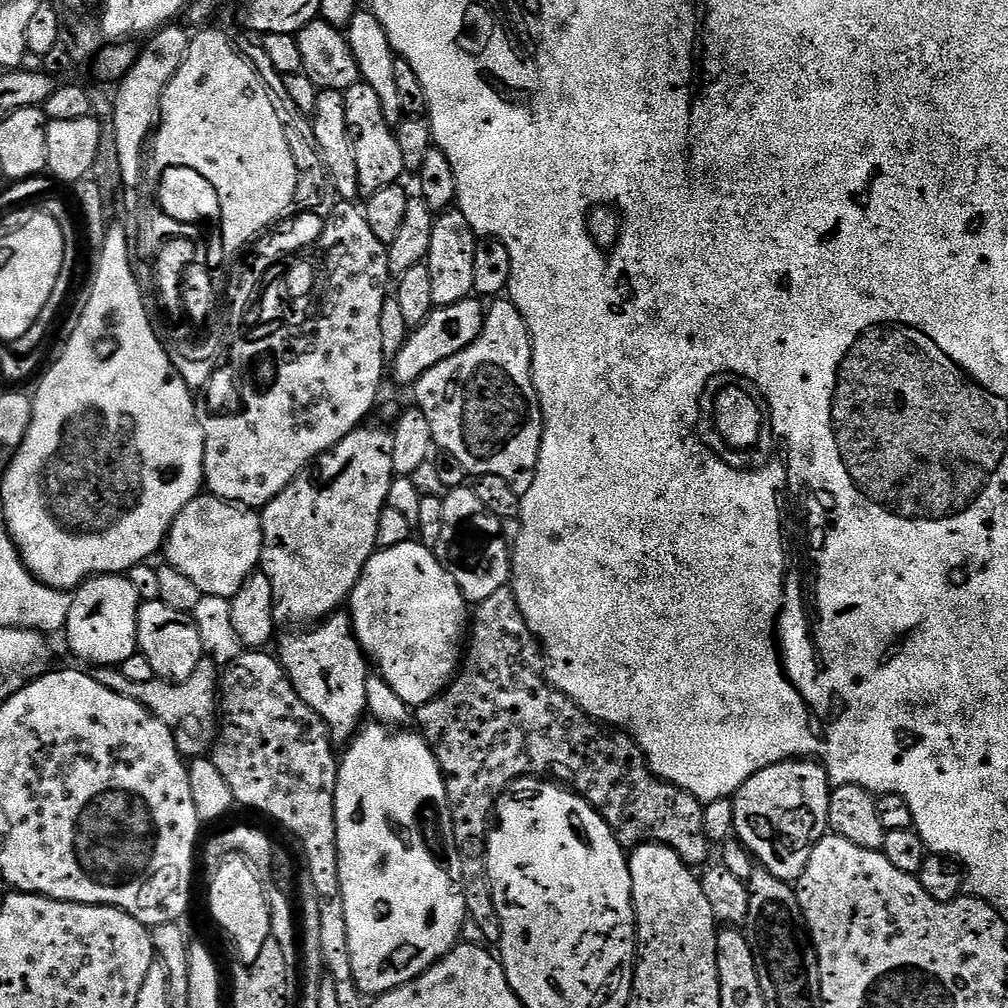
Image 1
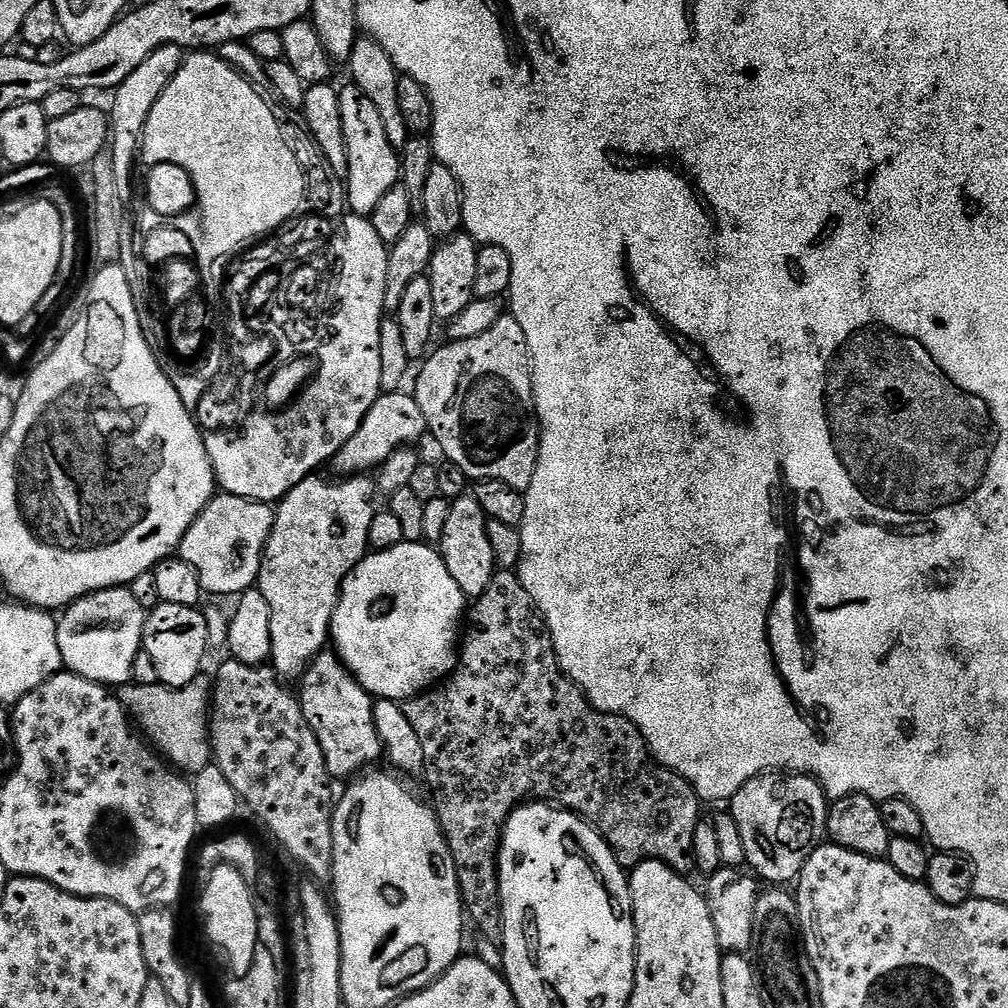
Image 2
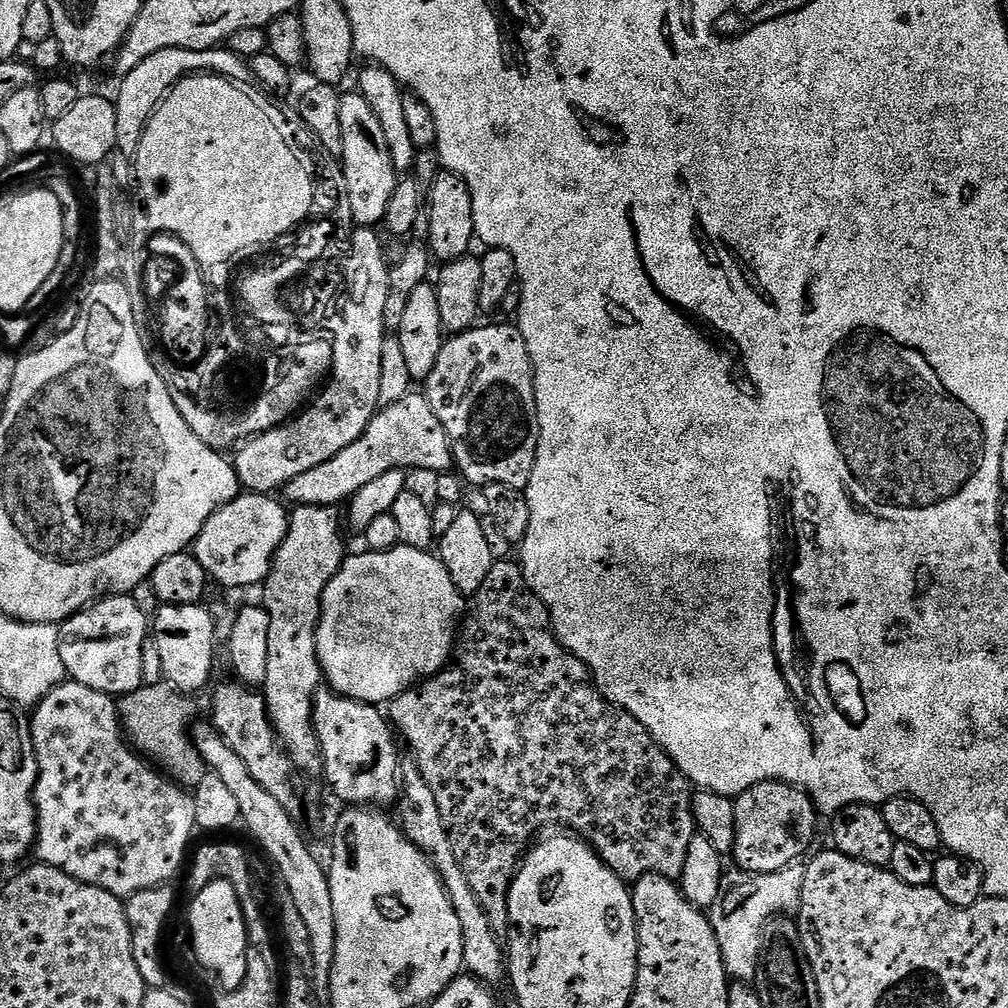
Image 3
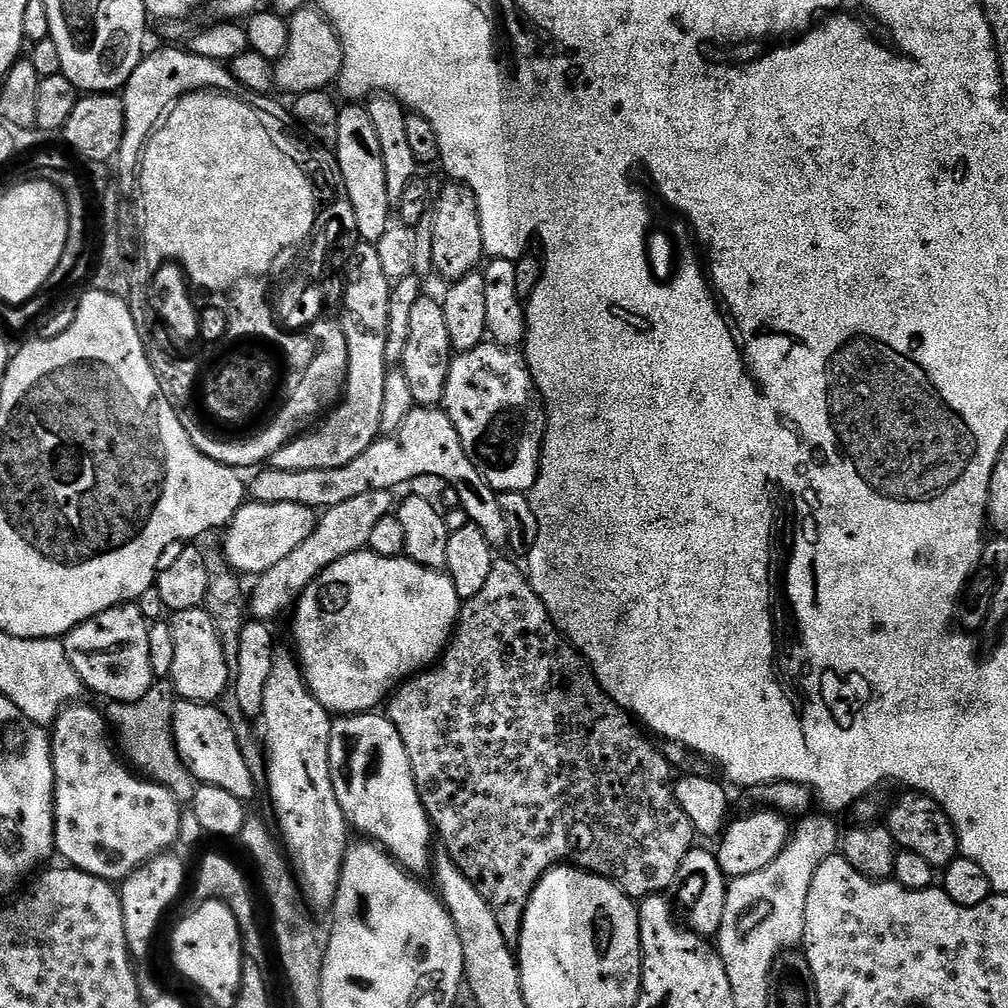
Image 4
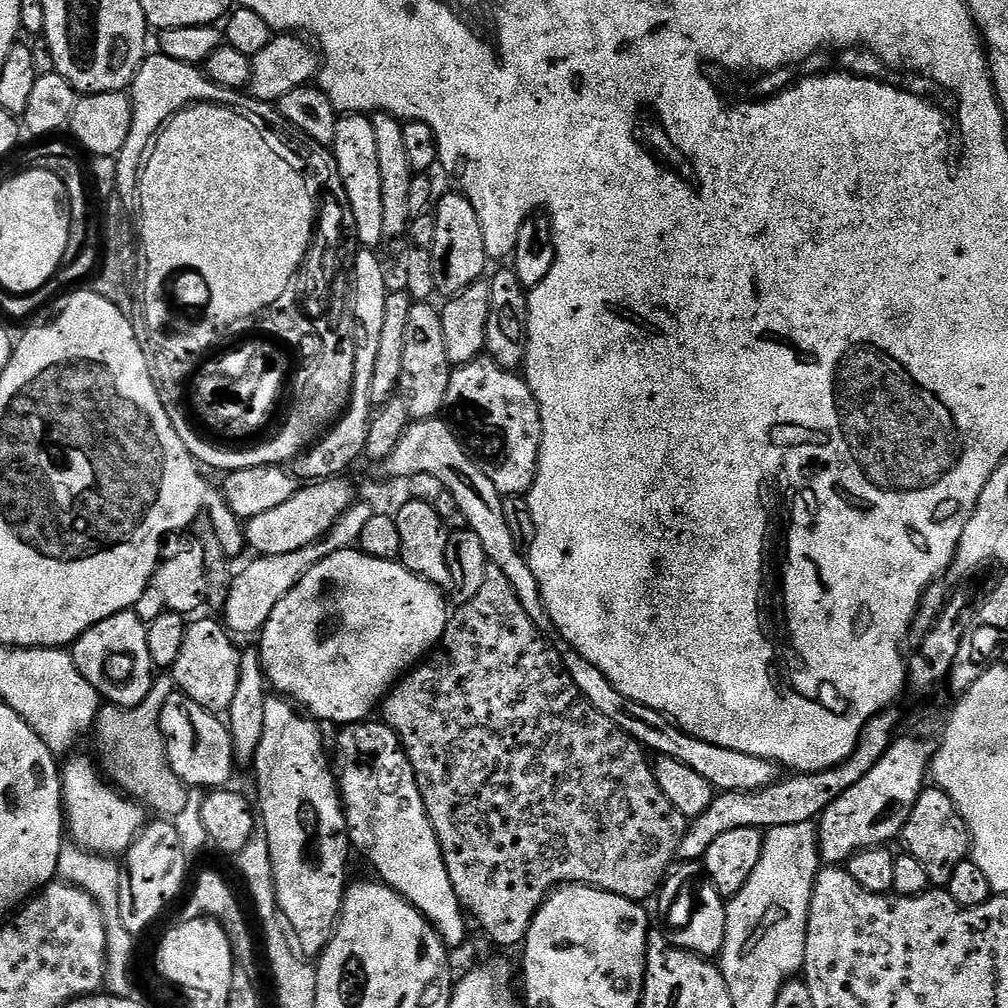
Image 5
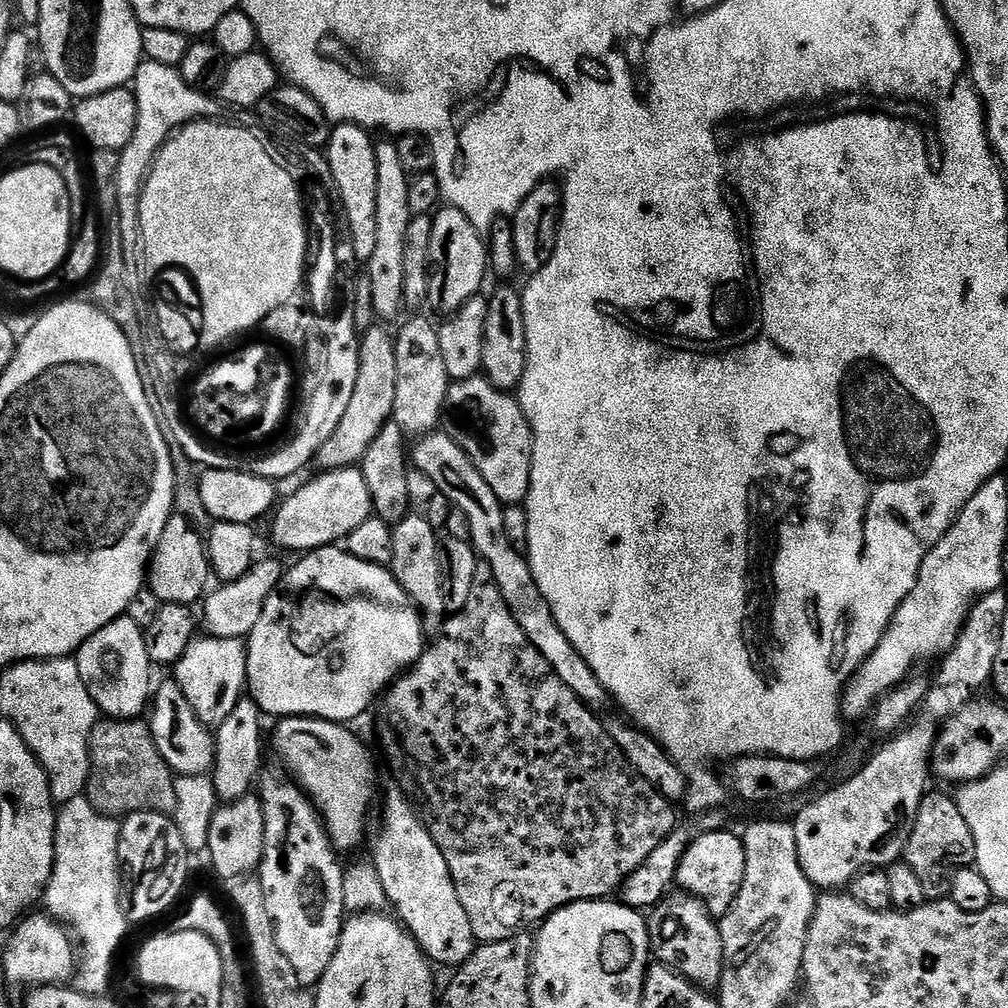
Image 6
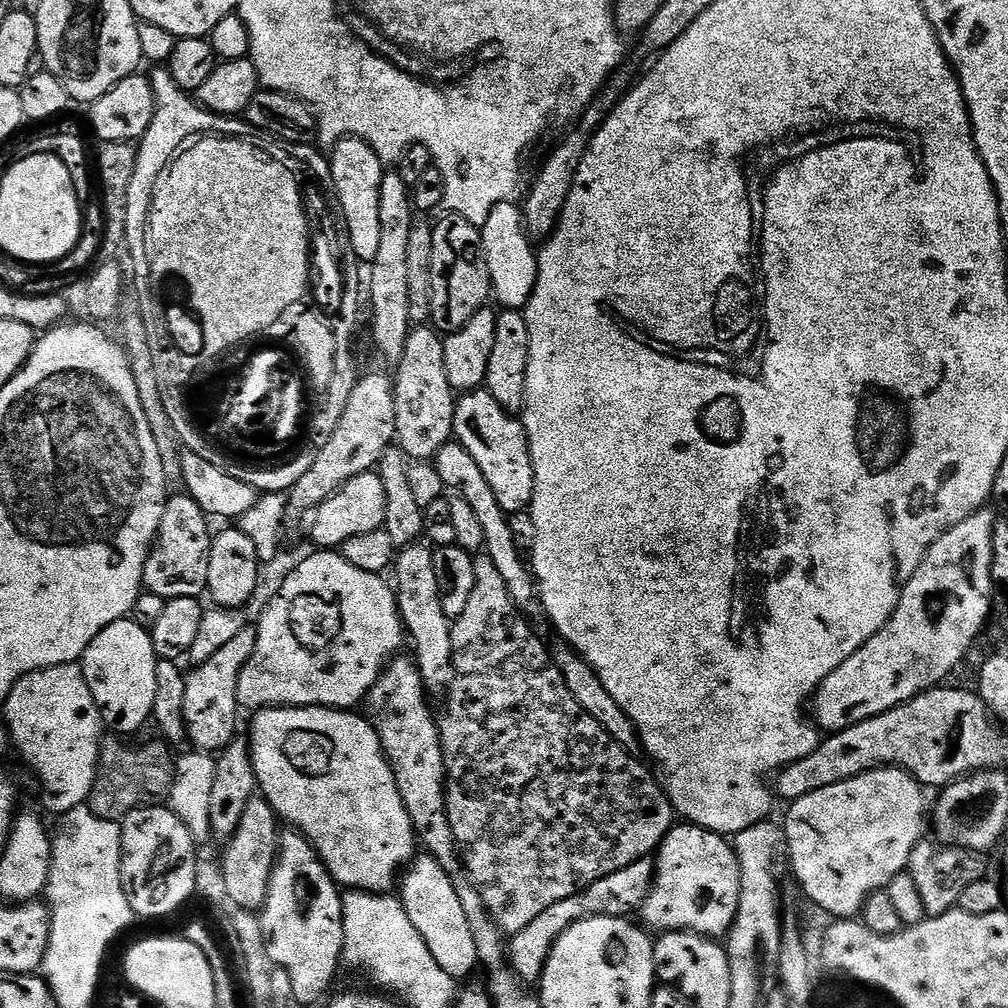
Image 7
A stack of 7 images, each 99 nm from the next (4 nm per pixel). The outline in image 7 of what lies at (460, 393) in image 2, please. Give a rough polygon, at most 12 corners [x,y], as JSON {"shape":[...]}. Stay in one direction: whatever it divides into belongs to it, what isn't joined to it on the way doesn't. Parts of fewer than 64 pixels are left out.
{"shape":[[486,390],[463,393],[454,436],[505,514],[531,509],[523,423]]}

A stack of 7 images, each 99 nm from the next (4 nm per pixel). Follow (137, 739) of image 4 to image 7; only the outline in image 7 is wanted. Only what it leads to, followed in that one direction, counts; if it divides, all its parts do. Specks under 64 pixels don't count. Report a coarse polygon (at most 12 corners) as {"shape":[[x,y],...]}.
{"shape":[[169,745],[100,749],[88,804],[107,820],[167,801]]}

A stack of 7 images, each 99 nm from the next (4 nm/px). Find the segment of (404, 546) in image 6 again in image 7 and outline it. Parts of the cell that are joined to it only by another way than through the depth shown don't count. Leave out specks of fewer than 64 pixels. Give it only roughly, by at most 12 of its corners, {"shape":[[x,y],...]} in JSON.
{"shape":[[399,549],[394,591],[429,693],[452,684],[452,620],[434,551]]}

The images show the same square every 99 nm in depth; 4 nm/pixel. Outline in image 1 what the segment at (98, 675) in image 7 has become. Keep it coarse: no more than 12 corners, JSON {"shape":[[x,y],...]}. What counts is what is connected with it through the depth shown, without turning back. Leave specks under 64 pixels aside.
{"shape":[[127,575],[71,593],[68,648],[92,666],[138,651],[141,601]]}

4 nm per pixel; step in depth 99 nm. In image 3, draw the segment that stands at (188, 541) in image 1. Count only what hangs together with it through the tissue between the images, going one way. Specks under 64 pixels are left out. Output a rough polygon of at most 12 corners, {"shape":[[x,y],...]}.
{"shape":[[241,494],[210,517],[194,554],[224,588],[263,585],[289,509]]}

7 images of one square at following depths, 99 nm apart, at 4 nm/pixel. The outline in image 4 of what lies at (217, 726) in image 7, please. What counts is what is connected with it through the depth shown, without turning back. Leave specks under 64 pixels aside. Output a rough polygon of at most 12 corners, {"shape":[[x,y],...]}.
{"shape":[[203,607],[171,617],[171,687],[216,704],[230,675]]}

